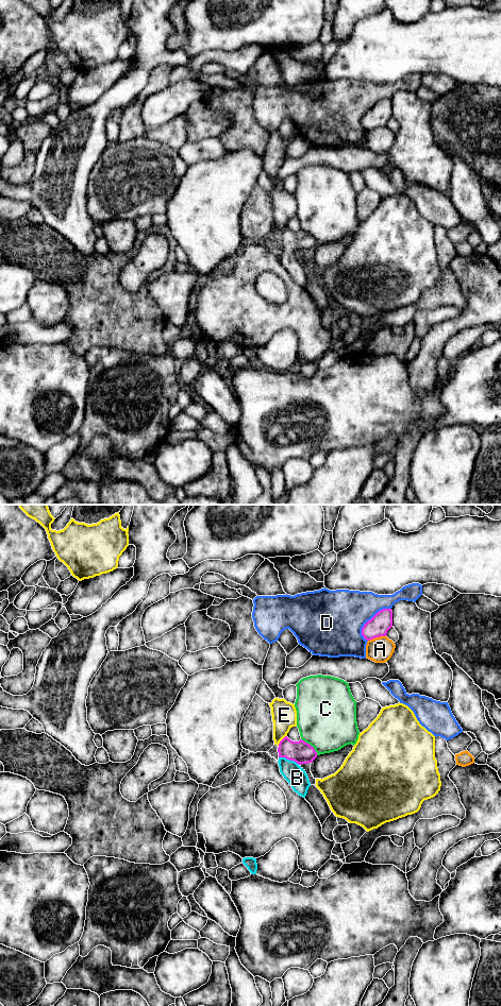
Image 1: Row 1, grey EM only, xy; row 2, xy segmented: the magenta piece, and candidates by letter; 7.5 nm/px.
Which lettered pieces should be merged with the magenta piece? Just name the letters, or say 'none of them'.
B

